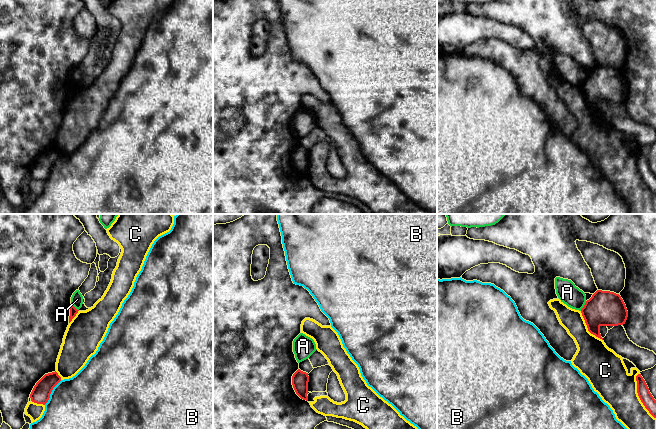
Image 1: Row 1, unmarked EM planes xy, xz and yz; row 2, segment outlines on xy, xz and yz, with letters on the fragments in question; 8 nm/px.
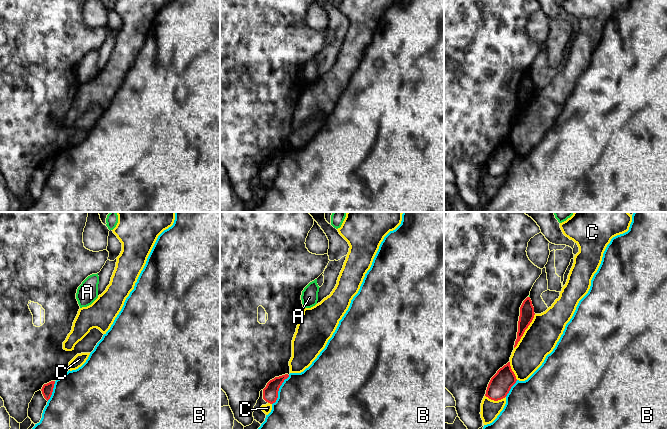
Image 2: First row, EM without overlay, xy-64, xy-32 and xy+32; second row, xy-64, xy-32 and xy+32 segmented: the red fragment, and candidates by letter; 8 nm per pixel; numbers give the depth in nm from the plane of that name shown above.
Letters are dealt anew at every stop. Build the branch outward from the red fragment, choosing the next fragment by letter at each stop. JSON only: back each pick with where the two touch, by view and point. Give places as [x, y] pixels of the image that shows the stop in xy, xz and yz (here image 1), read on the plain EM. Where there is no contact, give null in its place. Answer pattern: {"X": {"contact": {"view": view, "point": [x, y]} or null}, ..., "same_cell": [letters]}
{"same_cell": []}

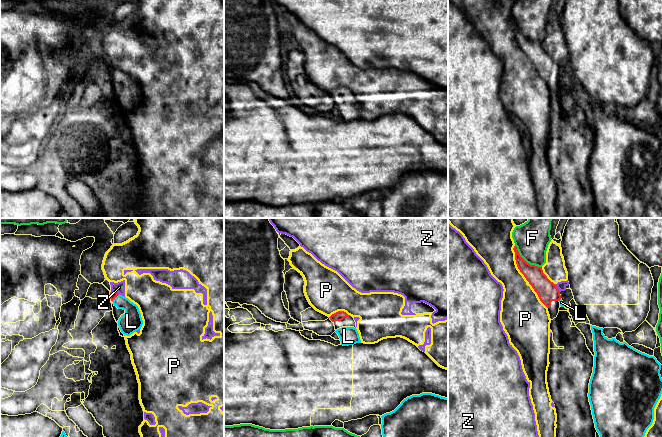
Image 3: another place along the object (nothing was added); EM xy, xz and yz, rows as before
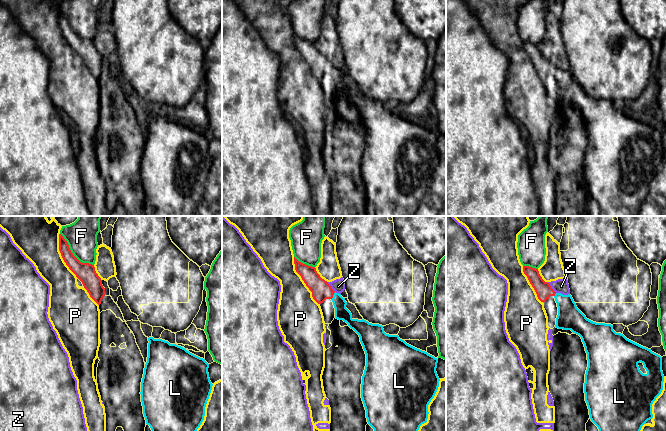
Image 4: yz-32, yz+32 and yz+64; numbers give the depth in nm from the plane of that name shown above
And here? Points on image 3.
{"L": {"contact": {"view": "xy", "point": [115, 73]}}, "same_cell": ["L"]}

